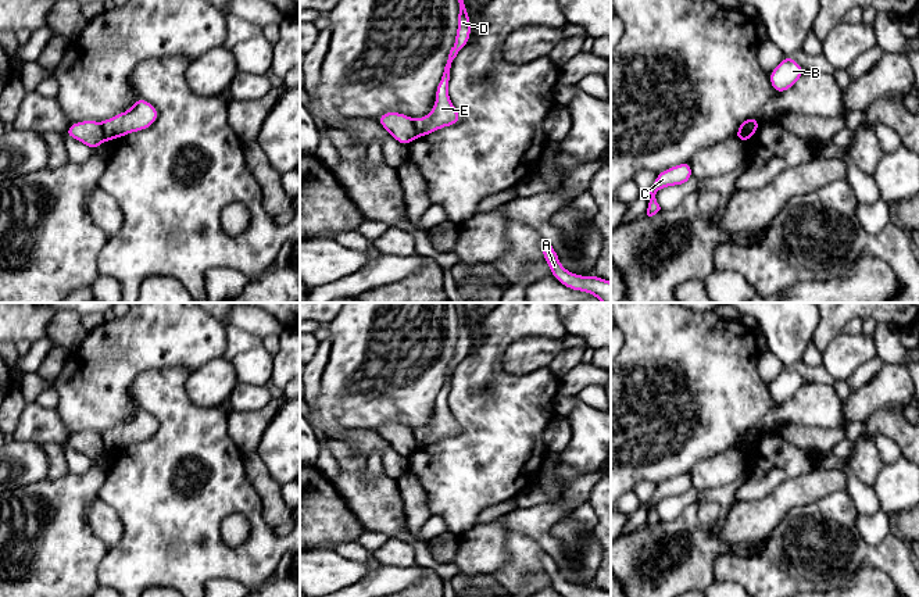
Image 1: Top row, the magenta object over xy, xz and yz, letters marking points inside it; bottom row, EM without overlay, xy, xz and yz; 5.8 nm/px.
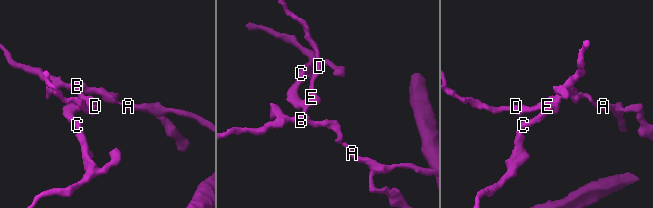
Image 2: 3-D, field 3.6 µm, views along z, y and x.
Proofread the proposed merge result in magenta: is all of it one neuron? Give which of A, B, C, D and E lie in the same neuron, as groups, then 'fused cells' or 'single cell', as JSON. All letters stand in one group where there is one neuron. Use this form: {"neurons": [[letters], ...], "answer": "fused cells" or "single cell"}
{"neurons": [["A", "B", "D", "E"], ["C"]], "answer": "fused cells"}

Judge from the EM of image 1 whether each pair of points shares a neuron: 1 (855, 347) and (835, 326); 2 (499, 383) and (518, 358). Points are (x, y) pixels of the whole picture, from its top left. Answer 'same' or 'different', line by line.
1: different
2: different

